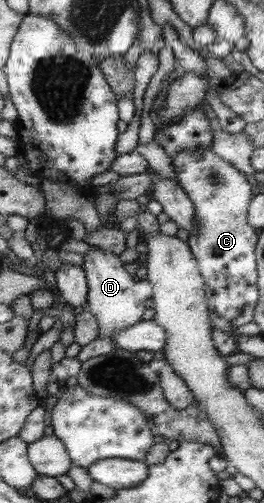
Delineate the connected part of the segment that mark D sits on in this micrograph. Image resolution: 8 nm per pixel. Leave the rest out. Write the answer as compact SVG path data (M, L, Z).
M101 249L85 252L83 270L86 272L89 294L85 307L97 319L101 336L109 336L124 328L132 327L142 319L148 303L137 300L133 288L135 280L126 272L121 258L114 253Z

